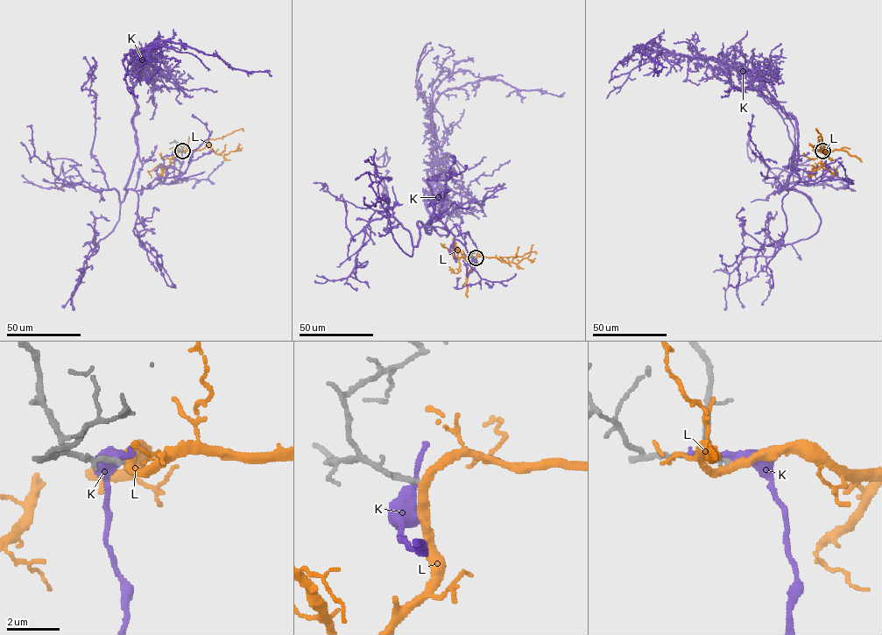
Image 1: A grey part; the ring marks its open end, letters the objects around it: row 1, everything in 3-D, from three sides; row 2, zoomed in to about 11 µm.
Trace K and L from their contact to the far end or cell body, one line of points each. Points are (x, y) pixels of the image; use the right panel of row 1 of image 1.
K: (822, 151), (822, 179), (786, 189), (794, 129), (758, 80), (651, 40), (644, 52), (657, 75)
L: (822, 151), (825, 145), (818, 131)

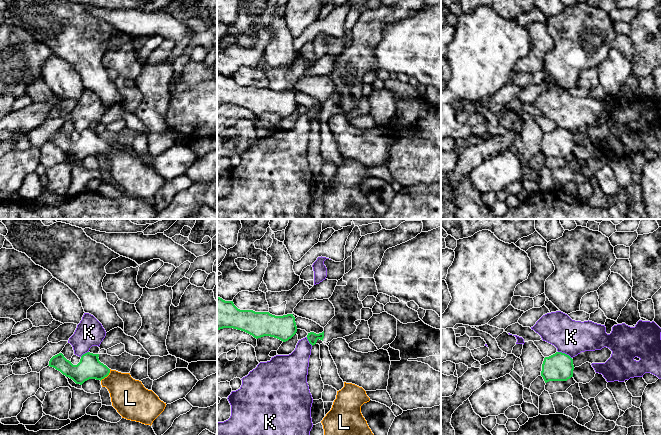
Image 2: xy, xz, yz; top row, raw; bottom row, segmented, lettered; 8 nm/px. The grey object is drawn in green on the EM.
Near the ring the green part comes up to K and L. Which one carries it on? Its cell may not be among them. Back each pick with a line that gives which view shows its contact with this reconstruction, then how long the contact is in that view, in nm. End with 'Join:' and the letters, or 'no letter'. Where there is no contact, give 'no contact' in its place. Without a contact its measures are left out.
L: contact in xy; length 130 nm
Join: L

